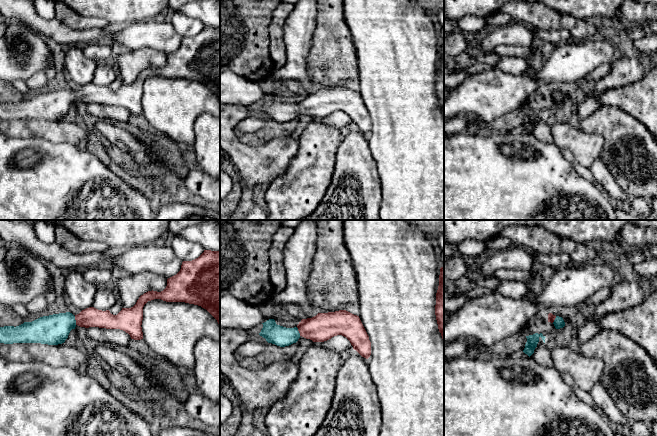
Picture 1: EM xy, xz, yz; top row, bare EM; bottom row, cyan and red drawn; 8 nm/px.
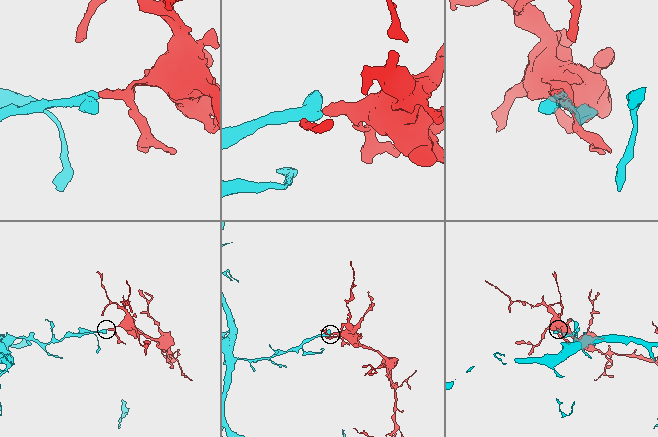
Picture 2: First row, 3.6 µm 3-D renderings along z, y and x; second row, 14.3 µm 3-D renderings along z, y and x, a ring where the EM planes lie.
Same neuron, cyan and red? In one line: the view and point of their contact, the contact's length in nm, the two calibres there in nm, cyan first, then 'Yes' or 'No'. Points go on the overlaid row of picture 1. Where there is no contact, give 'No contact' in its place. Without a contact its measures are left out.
Touches cyan at xy (75, 320). Shared border 70 nm. Thickness 240 nm (cyan) against 160 nm. Yes

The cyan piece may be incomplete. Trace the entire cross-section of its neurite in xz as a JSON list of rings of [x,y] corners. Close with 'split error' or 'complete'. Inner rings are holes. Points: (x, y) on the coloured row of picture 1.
[[[346,310],[318,313],[312,318],[302,319],[294,328],[277,325],[274,319],[262,324],[259,335],[280,347],[296,343],[301,336],[313,342],[324,342],[342,335],[362,357],[368,359],[371,355],[371,342],[359,316]]]; split error

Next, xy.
[[[204,250],[204,252],[198,258],[192,261],[183,261],[180,271],[176,275],[167,279],[167,286],[163,291],[157,292],[152,290],[144,293],[139,297],[133,307],[122,308],[122,310],[117,315],[111,314],[109,310],[102,311],[94,307],[89,307],[82,310],[79,314],[75,316],[70,312],[43,316],[32,322],[24,322],[23,324],[16,327],[0,327],[0,343],[41,343],[48,345],[58,345],[65,342],[65,340],[68,338],[70,331],[72,329],[75,329],[77,325],[85,328],[99,327],[106,329],[120,329],[128,333],[131,339],[141,340],[143,339],[143,332],[141,327],[143,320],[143,307],[148,301],[154,299],[161,299],[166,302],[185,302],[201,306],[217,320],[220,326],[220,251]]]; split error

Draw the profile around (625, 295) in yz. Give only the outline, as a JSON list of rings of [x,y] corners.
[[[621,281],[612,288],[610,296],[595,306],[591,318],[578,328],[576,338],[585,343],[600,331],[599,319],[613,312],[630,309],[641,304],[644,299],[645,286],[639,282]]]

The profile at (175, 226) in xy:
[[[170,220],[169,232],[170,234],[178,234],[183,229],[208,222],[210,220]]]

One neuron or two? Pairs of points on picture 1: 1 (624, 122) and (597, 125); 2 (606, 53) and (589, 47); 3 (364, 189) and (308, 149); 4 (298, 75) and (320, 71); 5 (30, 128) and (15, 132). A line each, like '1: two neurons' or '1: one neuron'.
1: one neuron
2: one neuron
3: two neurons
4: two neurons
5: one neuron

